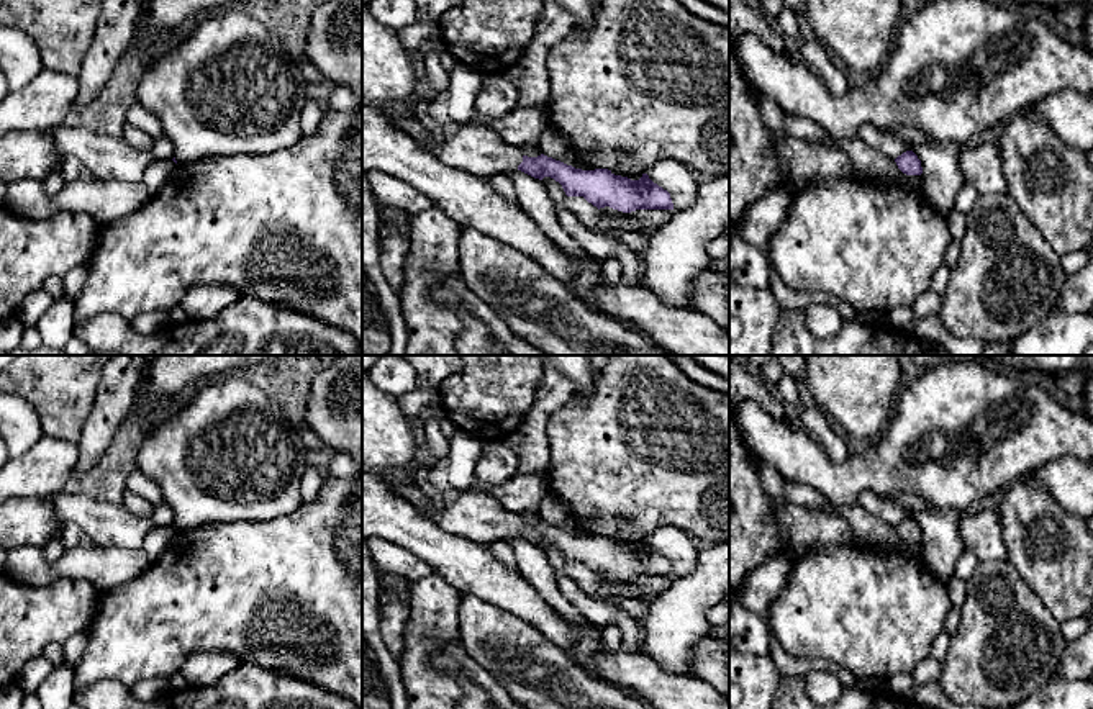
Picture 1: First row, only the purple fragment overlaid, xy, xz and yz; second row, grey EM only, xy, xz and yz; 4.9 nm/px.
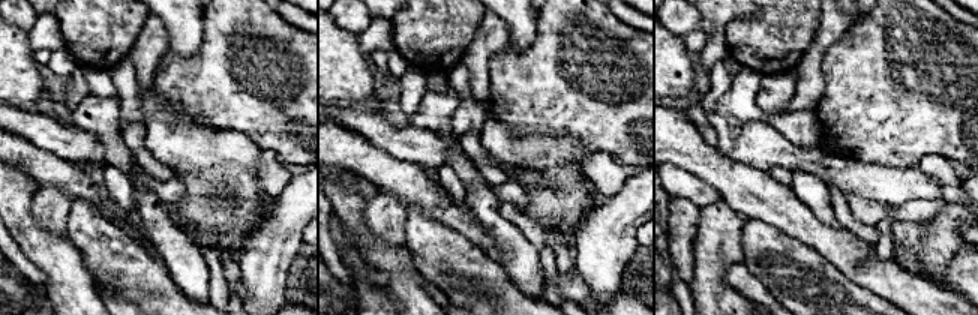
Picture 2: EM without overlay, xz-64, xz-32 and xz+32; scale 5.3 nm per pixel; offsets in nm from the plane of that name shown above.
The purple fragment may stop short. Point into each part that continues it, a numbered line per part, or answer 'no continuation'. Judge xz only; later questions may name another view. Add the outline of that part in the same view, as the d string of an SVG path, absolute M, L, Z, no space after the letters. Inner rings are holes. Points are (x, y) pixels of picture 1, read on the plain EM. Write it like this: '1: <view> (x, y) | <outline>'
1: xz (477, 516) | M388 480L388 485L403 498L418 506L424 516L451 534L472 539L488 547L495 540L510 542L523 529L523 519L510 513L497 498L477 491L462 491L451 504L444 503L439 514L428 491L418 485Z

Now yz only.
no continuation

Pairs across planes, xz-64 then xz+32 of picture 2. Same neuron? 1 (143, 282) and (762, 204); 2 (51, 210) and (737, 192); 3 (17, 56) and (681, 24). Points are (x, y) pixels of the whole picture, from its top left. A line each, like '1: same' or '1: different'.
1: different
2: different
3: different

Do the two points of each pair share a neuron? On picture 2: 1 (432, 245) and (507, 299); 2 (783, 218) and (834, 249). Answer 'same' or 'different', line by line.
1: same
2: same

